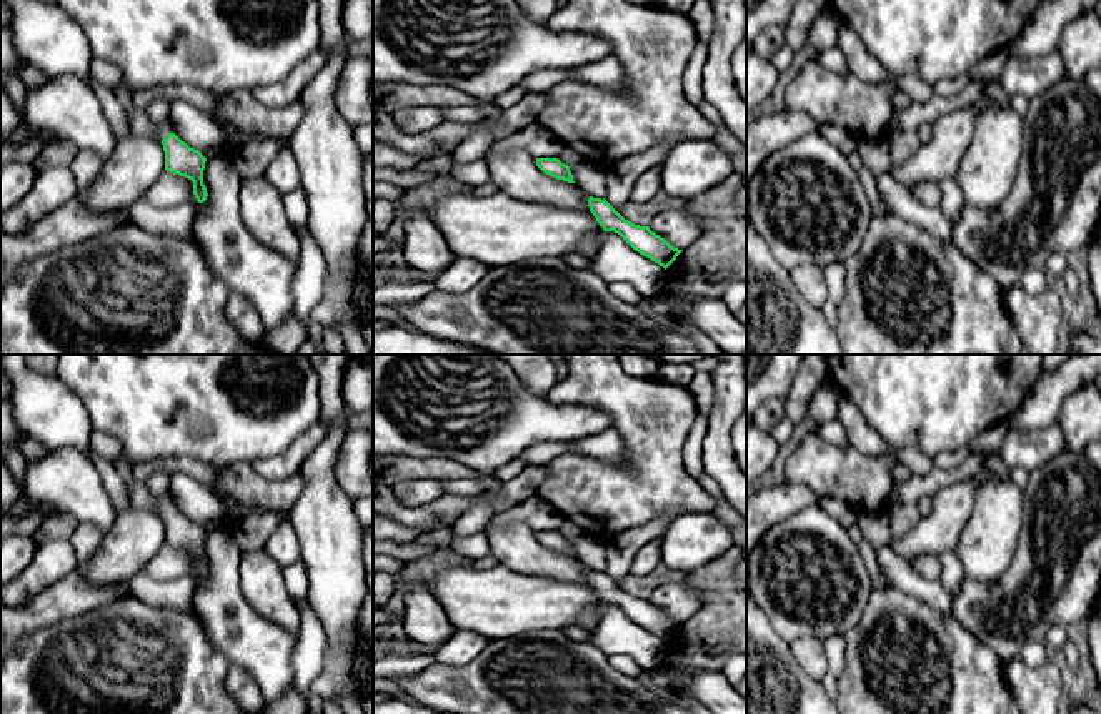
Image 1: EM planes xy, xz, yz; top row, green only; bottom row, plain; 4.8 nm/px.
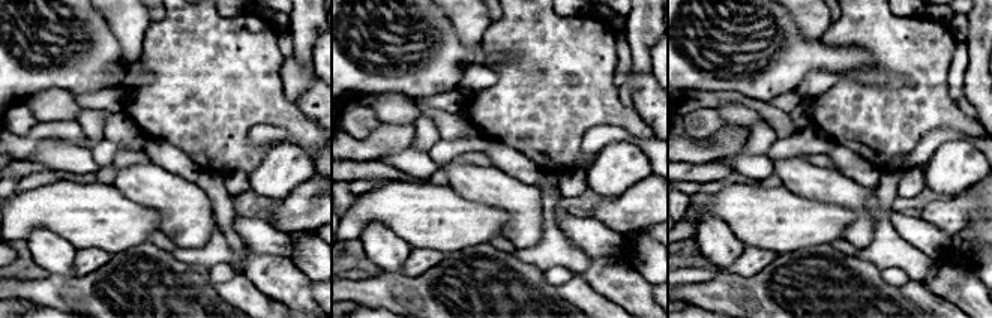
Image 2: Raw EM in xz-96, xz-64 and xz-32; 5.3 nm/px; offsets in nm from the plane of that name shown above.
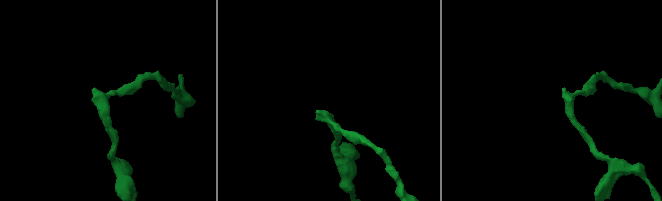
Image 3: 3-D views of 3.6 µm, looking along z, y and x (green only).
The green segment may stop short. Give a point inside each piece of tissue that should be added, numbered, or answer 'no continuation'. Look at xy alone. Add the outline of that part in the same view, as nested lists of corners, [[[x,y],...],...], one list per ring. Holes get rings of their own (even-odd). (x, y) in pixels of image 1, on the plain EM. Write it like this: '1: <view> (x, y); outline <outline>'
1: xy (140, 496); outline [[[118,456],[113,461],[113,466],[117,473],[123,478],[128,488],[128,498],[132,501],[132,506],[135,508],[152,508],[158,514],[162,514],[170,504],[167,499],[160,499],[158,496],[153,496],[145,483],[140,483],[133,478],[133,463],[128,461],[125,456]]]

